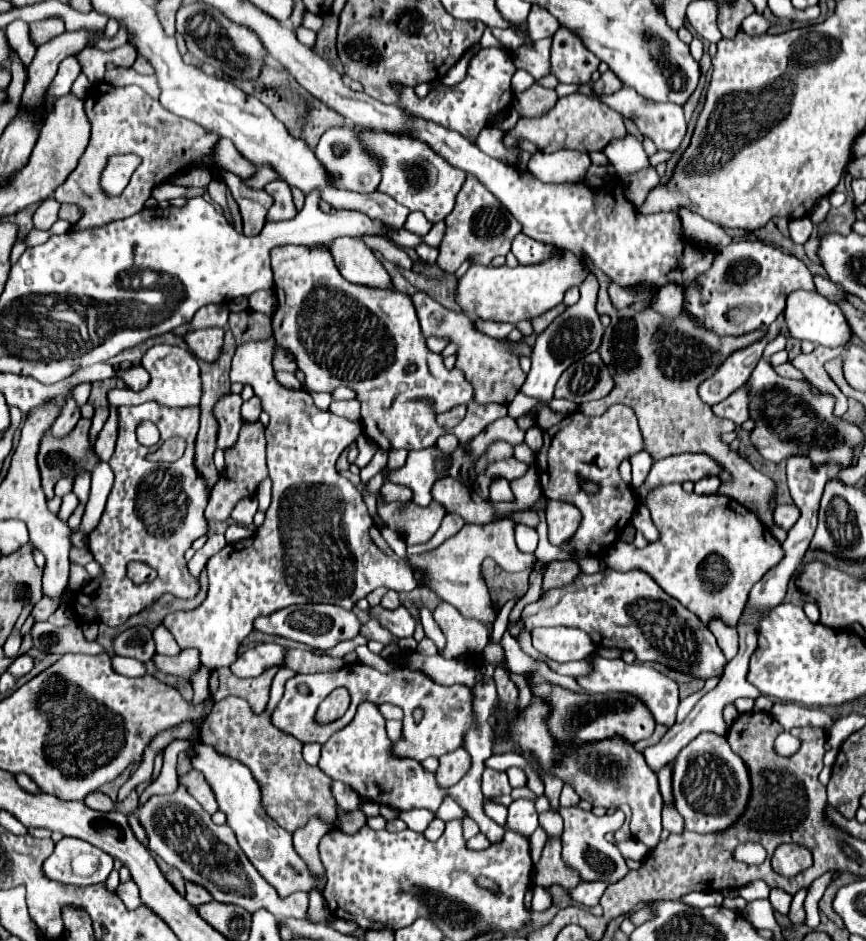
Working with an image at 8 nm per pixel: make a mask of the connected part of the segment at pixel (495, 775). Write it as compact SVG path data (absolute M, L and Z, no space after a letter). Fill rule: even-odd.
M485 769L485 773L483 773L483 795L485 797L501 797L507 793L511 793L507 773Z

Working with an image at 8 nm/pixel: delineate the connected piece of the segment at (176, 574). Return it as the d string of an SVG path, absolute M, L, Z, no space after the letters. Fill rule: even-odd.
M141 403L137 407L117 407L117 425L119 425L119 435L117 435L117 445L115 445L115 453L109 459L111 469L115 471L115 485L111 489L111 495L107 499L105 511L101 515L99 525L89 533L89 549L95 555L95 561L101 563L103 567L103 575L99 577L99 609L97 615L103 623L117 627L121 625L129 615L139 613L141 609L149 607L155 599L159 599L165 591L173 593L177 597L189 599L199 591L199 583L195 577L189 575L187 571L187 563L183 559L183 553L191 547L191 543L207 533L207 521L203 517L203 511L207 507L207 487L205 481L199 477L195 465L193 465L193 443L195 443L195 435L199 429L199 407L181 407L181 409L173 409L173 407L159 407L159 403ZM149 419L153 421L160 433L160 441L152 447L139 445L137 437L135 437L135 427L139 421ZM167 437L183 437L187 443L185 455L175 461L175 463L149 463L145 457L147 454L155 452L155 448L161 445ZM129 561L145 561L147 565L157 569L157 579L153 583L141 583L135 585L131 579L125 577L125 565Z

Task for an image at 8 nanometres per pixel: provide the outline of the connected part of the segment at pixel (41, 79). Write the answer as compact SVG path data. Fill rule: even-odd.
M75 31L75 33L63 33L51 41L47 41L45 45L41 45L37 49L37 55L33 59L33 63L29 65L29 79L25 85L25 93L23 93L23 101L21 107L37 107L43 99L43 93L47 89L47 85L51 83L51 77L55 77L55 71L59 67L59 63L73 55L79 53L85 43L87 43L87 33L85 31Z

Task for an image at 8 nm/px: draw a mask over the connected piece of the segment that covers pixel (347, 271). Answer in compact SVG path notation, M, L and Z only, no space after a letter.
M339 237L331 243L331 253L339 273L349 283L375 289L393 289L387 269L361 239Z

